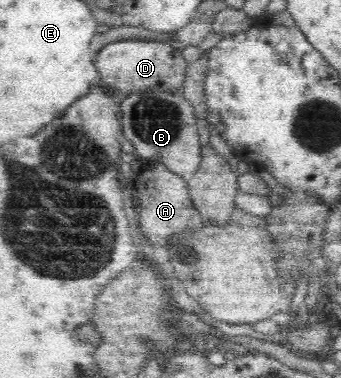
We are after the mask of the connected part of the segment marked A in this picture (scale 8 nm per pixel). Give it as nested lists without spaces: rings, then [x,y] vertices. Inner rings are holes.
[[[154,161],[144,163],[141,171],[142,173],[139,173],[135,180],[135,196],[139,201],[136,233],[146,237],[152,247],[166,249],[168,247],[166,241],[168,241],[170,233],[199,230],[205,225],[204,218],[192,205],[187,177],[176,175],[165,165]]]

